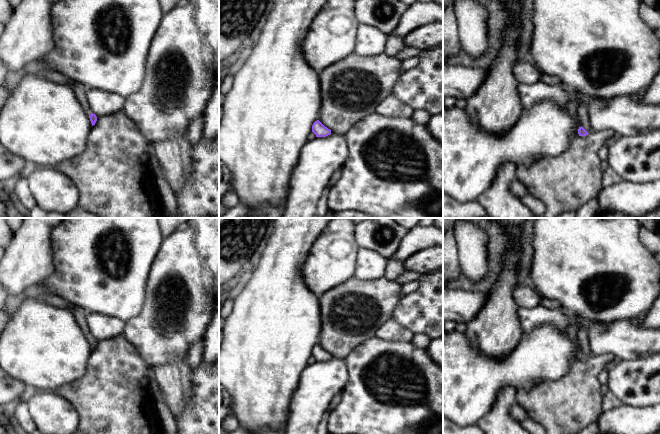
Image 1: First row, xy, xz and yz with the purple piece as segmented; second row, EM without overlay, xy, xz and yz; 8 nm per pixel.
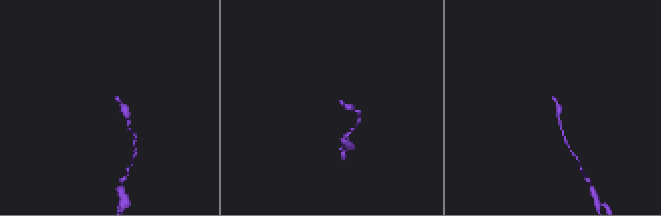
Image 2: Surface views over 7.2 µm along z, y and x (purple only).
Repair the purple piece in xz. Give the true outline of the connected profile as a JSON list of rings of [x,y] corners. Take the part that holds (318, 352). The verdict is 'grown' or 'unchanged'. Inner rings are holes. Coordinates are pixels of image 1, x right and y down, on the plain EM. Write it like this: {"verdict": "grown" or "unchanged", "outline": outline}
{"verdict": "unchanged", "outline": [[[319,344],[313,347],[312,356],[316,361],[326,361],[331,358],[331,354],[325,351]]]}

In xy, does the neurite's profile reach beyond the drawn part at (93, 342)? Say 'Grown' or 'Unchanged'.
Grown

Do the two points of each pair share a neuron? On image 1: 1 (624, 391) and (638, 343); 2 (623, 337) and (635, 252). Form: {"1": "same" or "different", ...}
{"1": "different", "2": "different"}

